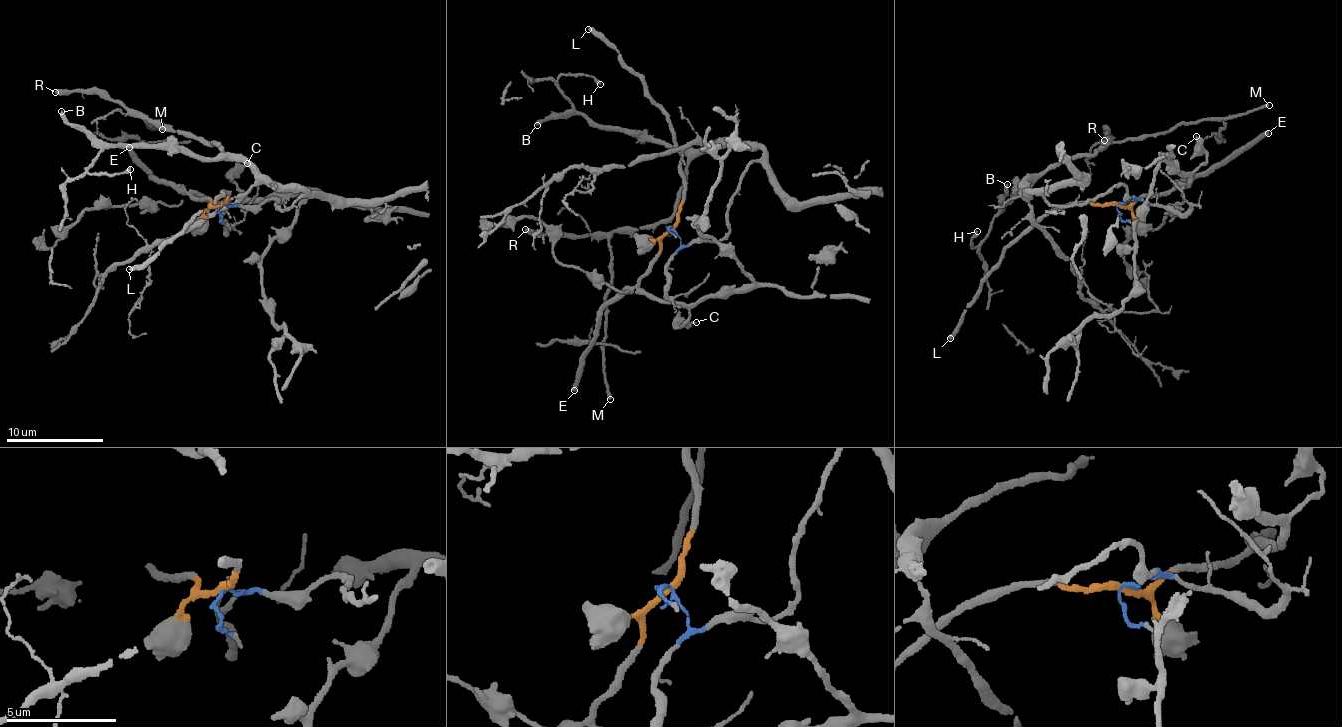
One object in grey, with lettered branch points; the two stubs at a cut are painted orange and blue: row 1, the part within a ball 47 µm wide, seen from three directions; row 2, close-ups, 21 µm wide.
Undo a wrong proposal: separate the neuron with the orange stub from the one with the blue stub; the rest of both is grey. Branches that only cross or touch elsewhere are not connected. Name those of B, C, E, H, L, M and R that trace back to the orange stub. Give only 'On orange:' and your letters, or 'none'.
On orange: C, E, L

